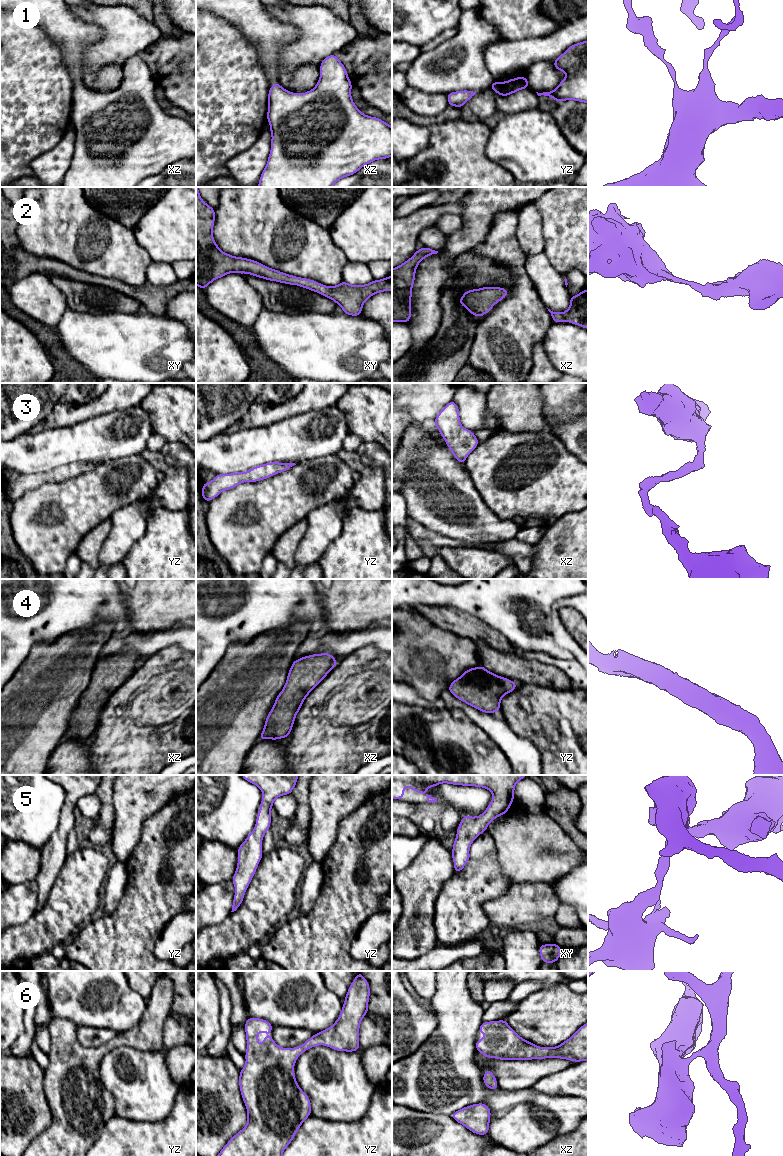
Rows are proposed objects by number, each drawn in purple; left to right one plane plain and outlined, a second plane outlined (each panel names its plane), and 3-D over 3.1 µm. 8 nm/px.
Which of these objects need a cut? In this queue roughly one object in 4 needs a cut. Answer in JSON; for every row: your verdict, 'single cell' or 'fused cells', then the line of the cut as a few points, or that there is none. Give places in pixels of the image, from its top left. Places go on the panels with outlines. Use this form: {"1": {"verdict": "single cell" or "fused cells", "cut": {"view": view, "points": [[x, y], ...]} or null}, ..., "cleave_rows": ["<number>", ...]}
{"1": {"verdict": "single cell", "cut": null}, "2": {"verdict": "single cell", "cut": null}, "3": {"verdict": "single cell", "cut": null}, "4": {"verdict": "single cell", "cut": null}, "5": {"verdict": "single cell", "cut": null}, "6": {"verdict": "single cell", "cut": null}, "cleave_rows": []}

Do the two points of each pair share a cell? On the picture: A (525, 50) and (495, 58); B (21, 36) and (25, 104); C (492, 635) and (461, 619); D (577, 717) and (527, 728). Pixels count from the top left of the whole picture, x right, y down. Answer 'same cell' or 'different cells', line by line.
A: same cell
B: same cell
C: same cell
D: same cell

